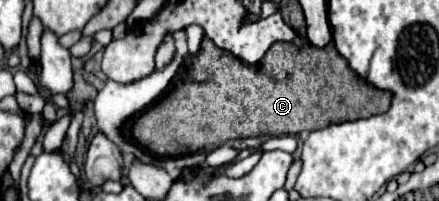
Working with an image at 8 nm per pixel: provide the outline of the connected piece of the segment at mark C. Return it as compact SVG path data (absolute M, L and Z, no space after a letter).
M203 36L199 52L185 56L185 62L177 72L173 88L169 88L167 96L163 96L153 108L133 120L131 136L153 156L179 158L189 154L189 150L211 152L227 140L263 134L301 134L339 122L383 114L391 106L391 96L391 92L371 86L355 72L351 76L349 64L343 56L337 54L331 42L325 48L315 48L311 44L301 44L301 48L297 48L297 44L273 44L259 64L245 64L231 53L217 48L207 36Z

